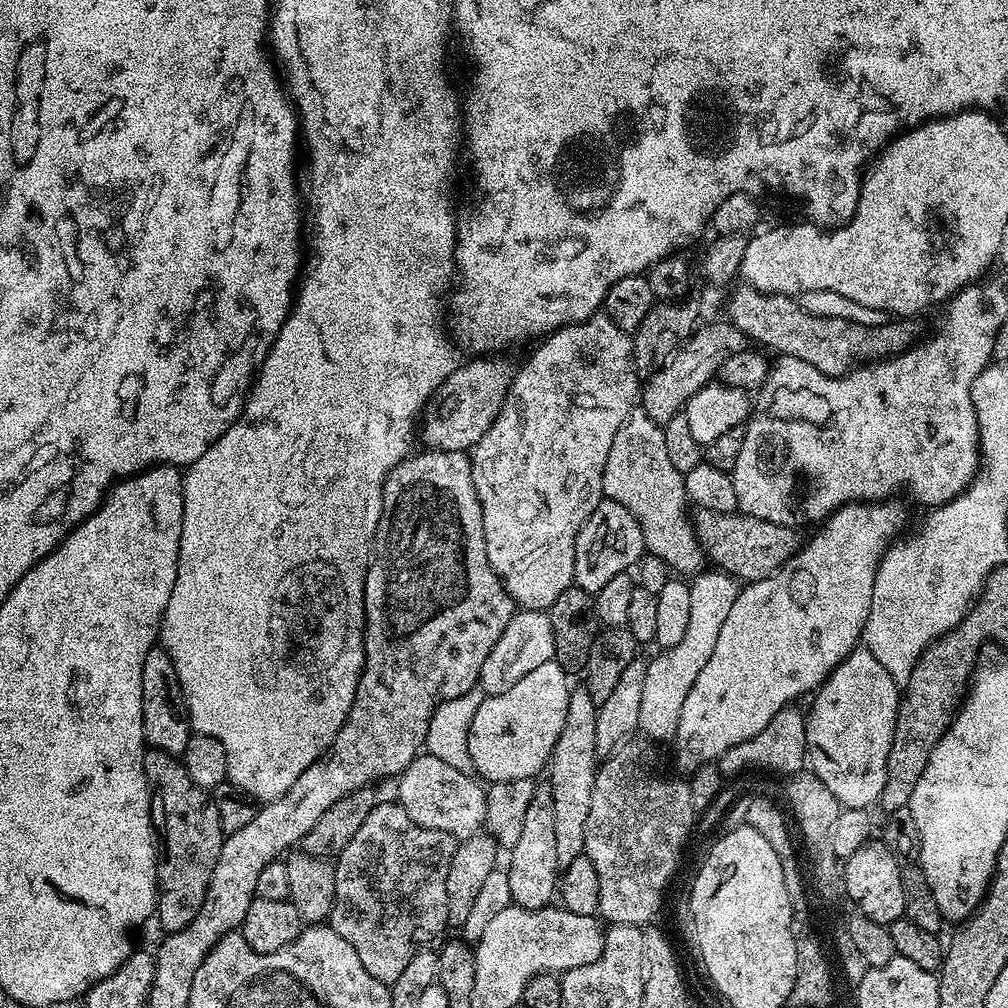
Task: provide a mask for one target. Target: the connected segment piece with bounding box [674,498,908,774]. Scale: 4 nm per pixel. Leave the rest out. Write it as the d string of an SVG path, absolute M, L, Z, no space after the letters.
M889 498L879 502L853 502L844 504L837 512L832 513L819 525L816 537L812 541L805 543L799 552L794 553L777 572L770 574L770 578L753 580L745 583L741 587L738 598L734 598L734 606L730 606L730 614L726 614L726 622L722 622L722 630L718 634L718 642L714 642L714 650L710 653L710 659L706 666L702 666L698 678L694 678L694 686L690 686L690 694L686 694L686 702L682 702L682 714L678 718L678 726L674 737L676 744L676 764L680 768L685 768L688 774L701 768L704 764L711 764L719 761L728 749L754 738L766 726L770 726L770 718L778 714L778 710L789 707L799 696L807 697L815 693L820 685L827 680L829 674L835 670L842 661L861 643L866 618L870 614L870 602L874 594L874 578L880 565L880 559L884 557L890 542L897 539L896 528L900 528L908 520L908 508L900 498Z

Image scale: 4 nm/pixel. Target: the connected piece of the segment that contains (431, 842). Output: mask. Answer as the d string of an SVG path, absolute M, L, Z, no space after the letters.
M378 802L366 822L358 829L358 834L350 838L350 842L335 857L336 865L336 901L332 907L330 926L350 946L354 946L354 954L362 961L378 982L392 985L406 970L406 965L414 954L425 951L444 931L450 928L448 911L446 910L446 874L450 874L450 862L454 858L457 837L446 834L442 830L430 830L426 826L418 826L410 814L398 802L384 804Z

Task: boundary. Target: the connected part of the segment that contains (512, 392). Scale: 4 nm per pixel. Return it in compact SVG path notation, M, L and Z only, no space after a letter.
M597 314L577 324L570 324L566 328L545 335L539 341L540 348L532 352L532 357L516 369L516 377L506 394L506 402L502 402L502 410L498 410L498 418L494 418L494 426L482 434L476 447L471 449L472 477L474 490L478 494L478 502L482 506L482 526L486 538L486 554L493 570L500 576L500 583L512 595L517 605L524 610L548 610L552 603L562 594L562 590L573 587L575 578L575 542L576 536L583 528L583 524L590 518L591 512L605 499L602 490L602 474L606 470L606 458L610 458L610 445L614 443L614 434L628 420L638 404L638 384L636 375L638 369L632 355L632 336L623 332L610 318Z

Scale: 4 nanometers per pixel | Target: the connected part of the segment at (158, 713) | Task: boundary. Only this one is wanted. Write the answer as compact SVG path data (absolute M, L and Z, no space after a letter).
M162 646L152 648L150 654L146 654L146 662L142 662L142 726L148 748L157 748L177 758L183 757L186 742L190 742L194 734L184 707L176 664L170 662L170 654L166 654Z

